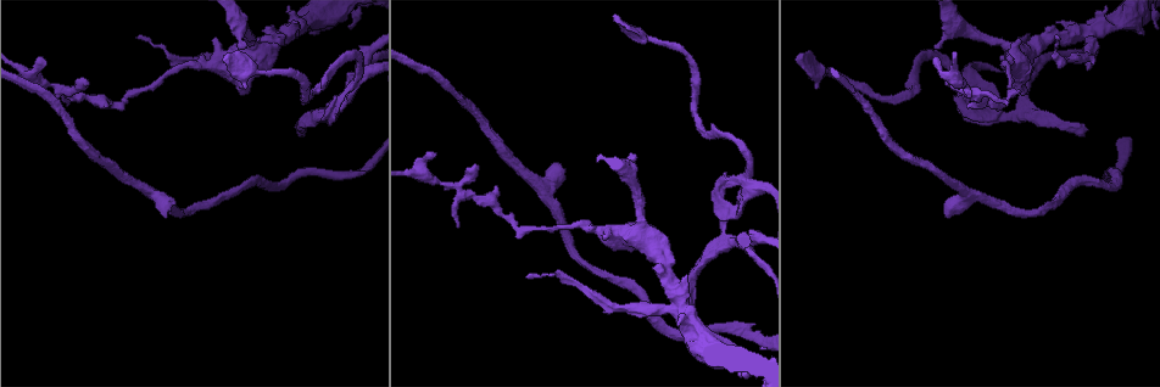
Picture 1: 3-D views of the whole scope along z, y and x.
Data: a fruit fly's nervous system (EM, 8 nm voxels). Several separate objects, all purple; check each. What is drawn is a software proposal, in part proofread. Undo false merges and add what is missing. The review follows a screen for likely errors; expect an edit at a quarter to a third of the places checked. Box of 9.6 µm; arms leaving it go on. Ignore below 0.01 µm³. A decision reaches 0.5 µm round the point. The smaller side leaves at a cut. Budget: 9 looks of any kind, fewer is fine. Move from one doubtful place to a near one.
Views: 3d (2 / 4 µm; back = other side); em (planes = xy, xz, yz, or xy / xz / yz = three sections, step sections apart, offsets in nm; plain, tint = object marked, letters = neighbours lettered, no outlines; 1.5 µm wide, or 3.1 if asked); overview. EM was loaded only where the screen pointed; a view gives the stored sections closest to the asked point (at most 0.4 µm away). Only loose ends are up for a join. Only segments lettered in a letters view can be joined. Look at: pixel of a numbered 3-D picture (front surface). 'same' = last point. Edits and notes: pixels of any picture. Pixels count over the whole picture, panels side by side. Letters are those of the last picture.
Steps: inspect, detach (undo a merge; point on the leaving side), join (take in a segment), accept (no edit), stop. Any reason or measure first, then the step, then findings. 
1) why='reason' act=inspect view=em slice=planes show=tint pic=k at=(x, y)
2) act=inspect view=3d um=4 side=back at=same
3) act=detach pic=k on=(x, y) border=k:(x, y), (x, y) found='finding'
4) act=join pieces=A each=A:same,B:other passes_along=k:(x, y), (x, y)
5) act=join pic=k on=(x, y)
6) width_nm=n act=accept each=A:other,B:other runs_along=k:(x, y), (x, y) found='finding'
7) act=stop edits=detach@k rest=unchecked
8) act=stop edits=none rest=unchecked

why='branch point' act=inspect view=em slice=xy step=8 show=letters pic=1 at=(238, 21)

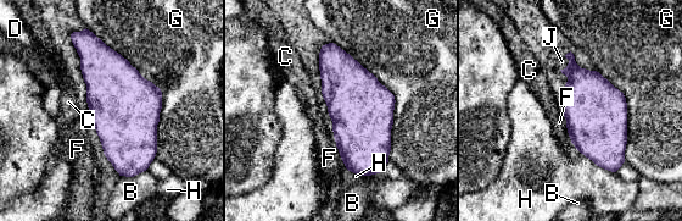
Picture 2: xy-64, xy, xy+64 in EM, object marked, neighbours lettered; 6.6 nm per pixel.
longest_contact=G:900nm act=accept each=B:other,C:other,D:other,F:other,G:other,H:other,J:other found='one cell here'

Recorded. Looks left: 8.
why='narrows sharply' act=inspect view=3d um=4 pic=1 at=(581, 284)

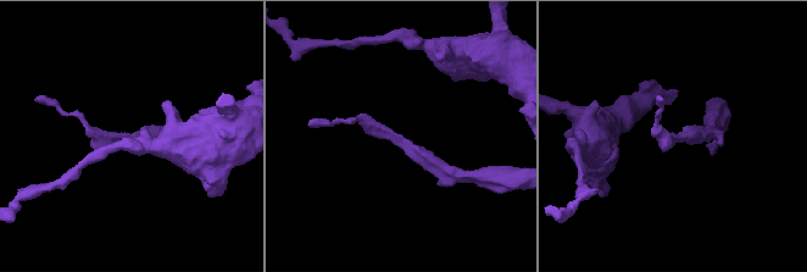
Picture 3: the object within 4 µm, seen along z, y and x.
act=inspect view=em slice=planes show=plain pic=3 at=(398, 138)

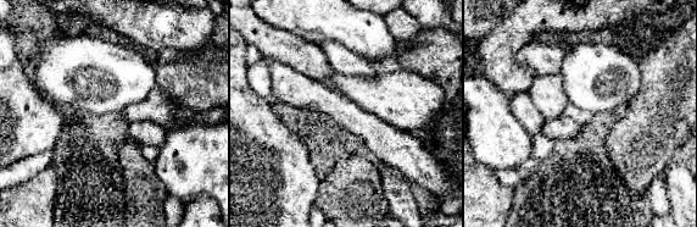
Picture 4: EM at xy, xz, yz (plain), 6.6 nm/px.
why='see the neighbours' act=inspect view=em slice=planes show=letters at=same

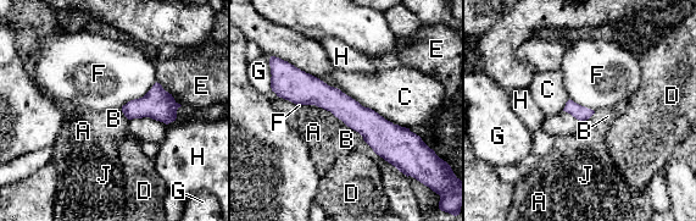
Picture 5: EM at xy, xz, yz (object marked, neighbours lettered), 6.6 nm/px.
act=accept each=A:other,B:other,C:other,D:other,E:other,F:other,G:other,H:other,J:other runs_along=5:(276, 87), (412, 136) found='continuous, no second cell'

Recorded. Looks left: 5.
why='free end' act=inspect view=em slice=xz step=4 show=letters pic=1 at=(300, 133)

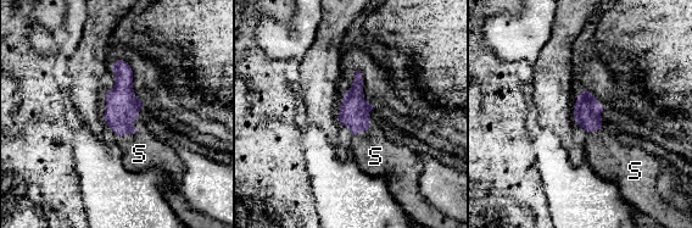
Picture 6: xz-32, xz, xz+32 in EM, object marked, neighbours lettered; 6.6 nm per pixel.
act=inspect view=em slice=planes show=letters at=same

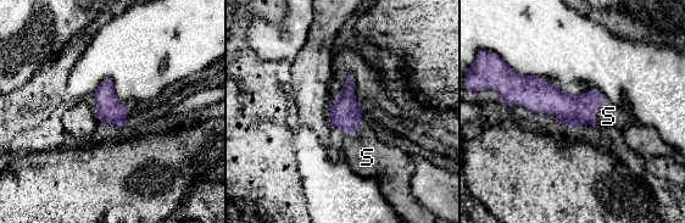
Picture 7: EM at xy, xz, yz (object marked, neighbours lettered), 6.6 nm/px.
act=join pieces=S each=S:same passes_along=7:(574, 111), (599, 110), (608, 116) found='it goes on there'

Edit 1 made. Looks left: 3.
act=stop edits=join@7 rest=unchecked

